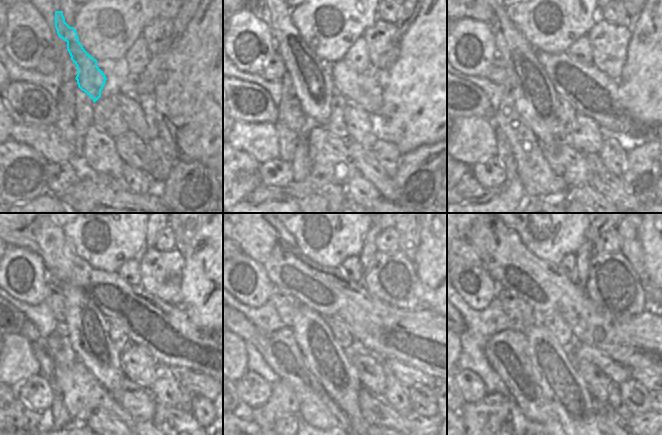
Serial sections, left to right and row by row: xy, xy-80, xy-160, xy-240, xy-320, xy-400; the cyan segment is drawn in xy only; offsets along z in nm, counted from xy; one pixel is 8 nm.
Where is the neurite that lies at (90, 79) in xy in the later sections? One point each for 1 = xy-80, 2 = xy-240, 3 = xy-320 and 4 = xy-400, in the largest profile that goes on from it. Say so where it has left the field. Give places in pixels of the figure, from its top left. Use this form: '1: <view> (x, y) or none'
1: xy-80 (314, 88)
2: xy-240 (87, 328)
3: xy-320 (326, 359)
4: xy-400 (561, 384)

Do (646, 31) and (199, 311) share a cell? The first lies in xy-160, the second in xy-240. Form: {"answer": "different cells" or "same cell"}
{"answer": "same cell"}

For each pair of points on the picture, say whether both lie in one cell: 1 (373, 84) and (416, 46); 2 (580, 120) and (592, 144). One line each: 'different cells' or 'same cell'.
1: different cells
2: same cell

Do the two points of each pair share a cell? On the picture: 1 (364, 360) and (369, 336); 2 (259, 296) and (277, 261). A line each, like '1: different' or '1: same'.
1: different
2: different

